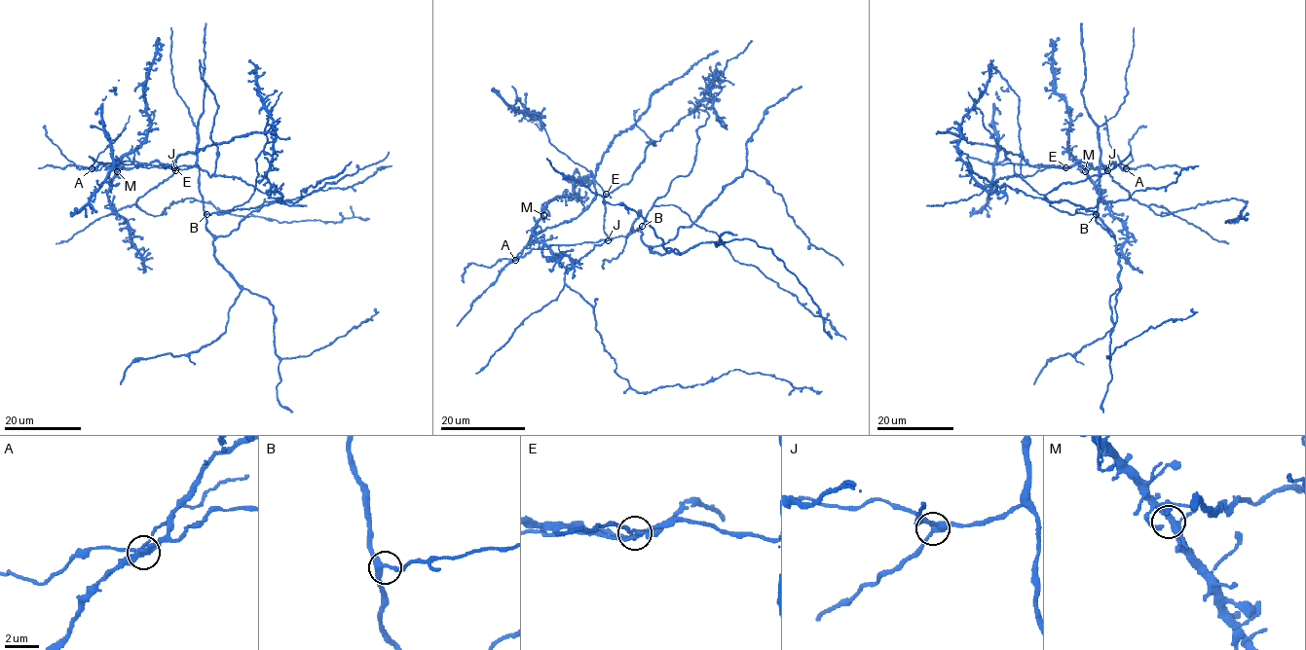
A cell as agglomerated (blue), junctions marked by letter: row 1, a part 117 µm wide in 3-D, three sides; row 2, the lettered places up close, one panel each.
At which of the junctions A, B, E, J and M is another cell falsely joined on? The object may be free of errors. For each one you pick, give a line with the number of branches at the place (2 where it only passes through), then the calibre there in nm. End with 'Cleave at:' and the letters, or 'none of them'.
A: branches 4; calibre 280 nm
Cleave at: A

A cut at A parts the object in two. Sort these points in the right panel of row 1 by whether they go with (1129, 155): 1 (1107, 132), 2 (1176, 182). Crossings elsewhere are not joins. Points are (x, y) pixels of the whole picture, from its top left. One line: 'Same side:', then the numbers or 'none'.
Same side: 2

